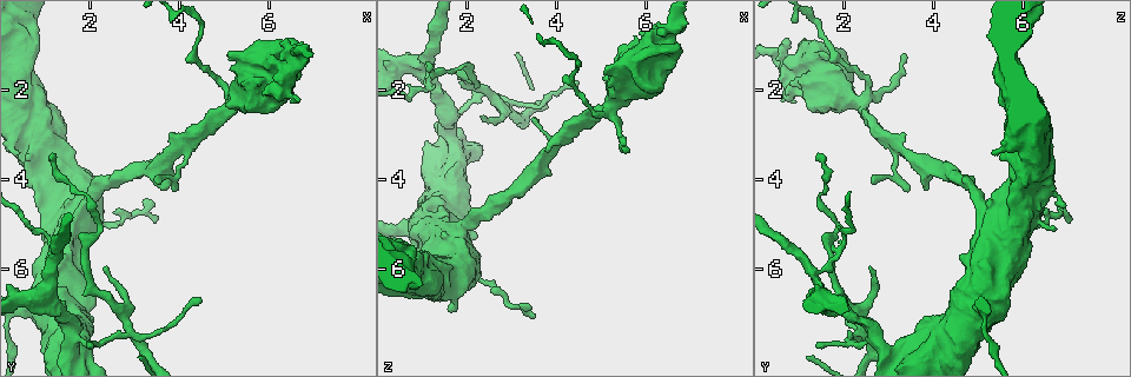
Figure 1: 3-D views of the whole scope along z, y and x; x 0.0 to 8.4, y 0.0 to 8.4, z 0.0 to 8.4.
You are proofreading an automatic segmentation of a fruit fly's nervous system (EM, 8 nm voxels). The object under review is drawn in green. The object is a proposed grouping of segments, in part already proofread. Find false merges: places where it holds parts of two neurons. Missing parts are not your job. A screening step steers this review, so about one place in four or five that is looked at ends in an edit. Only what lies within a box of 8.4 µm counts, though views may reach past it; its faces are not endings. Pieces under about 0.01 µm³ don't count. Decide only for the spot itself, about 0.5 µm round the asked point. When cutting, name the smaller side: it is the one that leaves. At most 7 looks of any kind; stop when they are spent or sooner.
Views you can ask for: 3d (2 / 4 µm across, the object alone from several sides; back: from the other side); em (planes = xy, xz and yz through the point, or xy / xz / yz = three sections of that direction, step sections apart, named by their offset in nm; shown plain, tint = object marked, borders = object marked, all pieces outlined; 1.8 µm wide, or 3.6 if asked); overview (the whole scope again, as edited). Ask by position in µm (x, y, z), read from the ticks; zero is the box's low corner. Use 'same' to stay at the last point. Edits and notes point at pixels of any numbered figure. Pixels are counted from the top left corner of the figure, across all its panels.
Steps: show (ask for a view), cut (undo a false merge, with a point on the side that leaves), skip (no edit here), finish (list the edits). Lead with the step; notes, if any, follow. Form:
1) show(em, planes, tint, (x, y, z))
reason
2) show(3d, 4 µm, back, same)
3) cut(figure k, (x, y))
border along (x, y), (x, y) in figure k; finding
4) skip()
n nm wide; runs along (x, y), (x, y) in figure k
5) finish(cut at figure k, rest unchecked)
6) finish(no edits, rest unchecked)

show(em, planes, plain, (3.95, 3.25, 3.25))
three-way junction

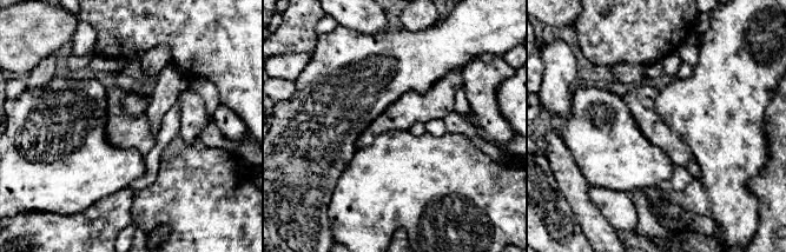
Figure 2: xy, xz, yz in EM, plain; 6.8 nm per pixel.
show(em, planes, tint, same)
with the object marked

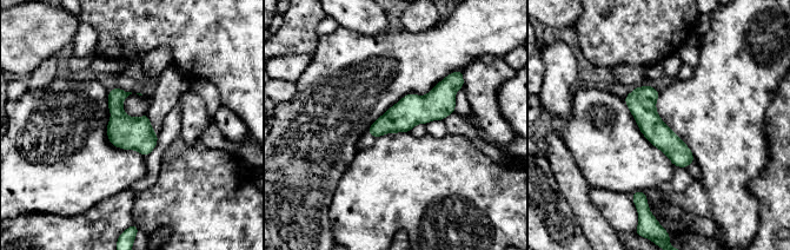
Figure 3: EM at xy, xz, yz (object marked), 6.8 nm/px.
skip()
runs along (450, 80), (423, 110), (371, 131) in figure 3; all the same neuron

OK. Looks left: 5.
show(3d, 4 µm, (5.20, 2.25, 2.40))
thin arm on a thick one

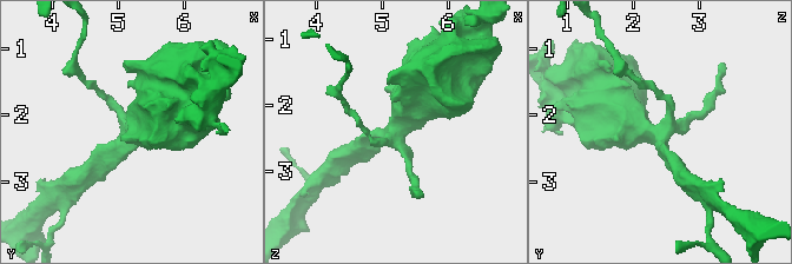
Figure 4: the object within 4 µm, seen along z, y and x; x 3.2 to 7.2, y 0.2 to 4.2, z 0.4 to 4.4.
show(em, xy, step 16, tint, (5.15, 2.25, 2.40))
4 arms

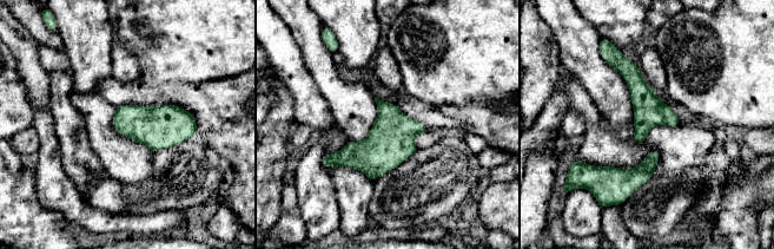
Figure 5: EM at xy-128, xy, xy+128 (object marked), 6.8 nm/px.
show(em, planes, tint, same)
another direction

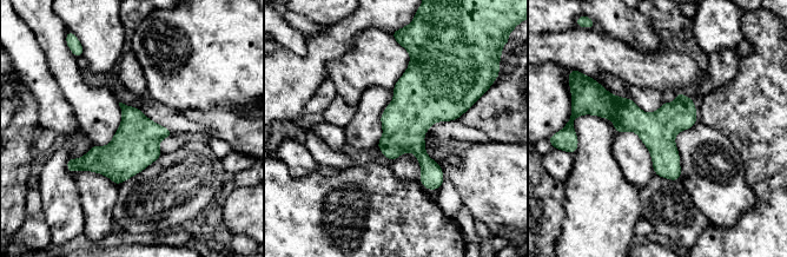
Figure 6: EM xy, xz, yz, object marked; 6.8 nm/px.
skip()
runs along (592, 110), (633, 118), (676, 177) in figure 6; one neuron here

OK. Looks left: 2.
show(em, planes, tint, (2.90, 7.45, 2.25))
thick turns thin

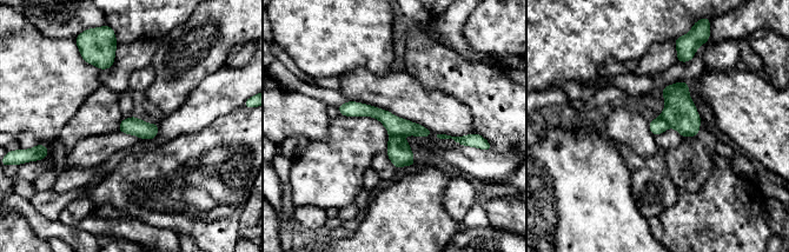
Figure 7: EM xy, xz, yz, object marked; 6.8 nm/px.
cut(figure 7, (399, 153))
border along (390, 133), (400, 136) in figure 7; a second neuron is stuck on

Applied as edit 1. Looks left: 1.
finish(cut at figure 7, rest unchecked)

